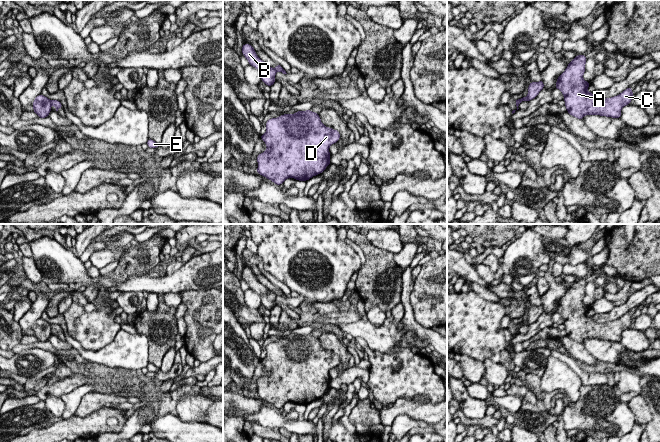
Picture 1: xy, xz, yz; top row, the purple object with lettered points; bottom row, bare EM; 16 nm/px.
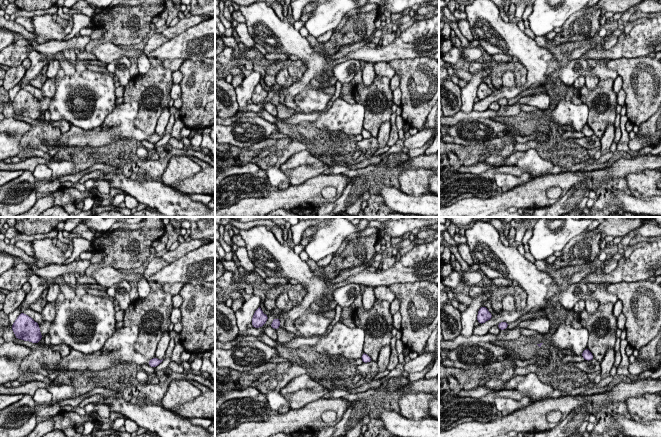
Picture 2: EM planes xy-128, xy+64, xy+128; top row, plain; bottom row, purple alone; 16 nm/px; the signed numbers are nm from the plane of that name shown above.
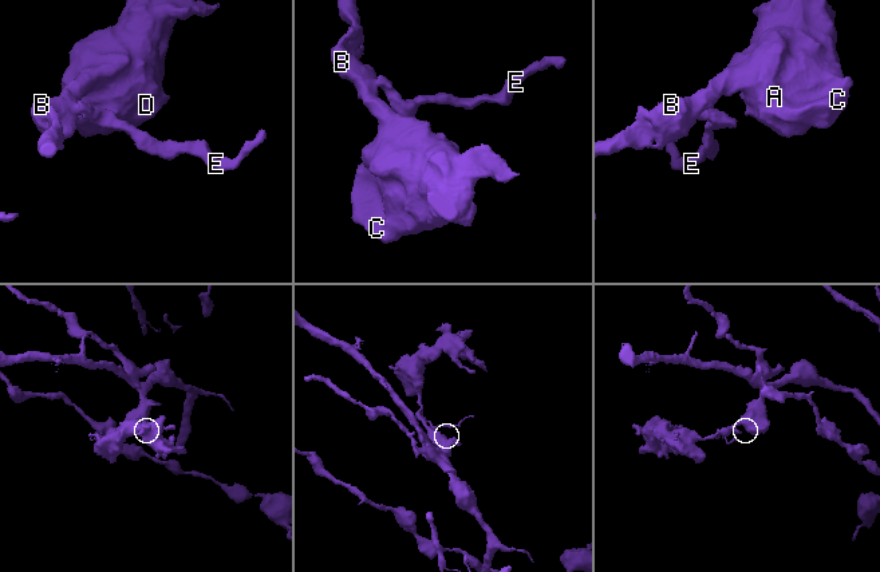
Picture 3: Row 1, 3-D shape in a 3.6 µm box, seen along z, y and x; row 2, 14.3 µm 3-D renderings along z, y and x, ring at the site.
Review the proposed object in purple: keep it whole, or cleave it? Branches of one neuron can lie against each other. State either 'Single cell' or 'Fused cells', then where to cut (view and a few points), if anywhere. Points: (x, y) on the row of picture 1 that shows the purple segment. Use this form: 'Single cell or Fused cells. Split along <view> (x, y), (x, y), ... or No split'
Fused cells. Split along xy (50, 100), (51, 105)

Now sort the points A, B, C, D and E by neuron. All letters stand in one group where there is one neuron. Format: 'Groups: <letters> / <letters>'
Groups: A B C D / E

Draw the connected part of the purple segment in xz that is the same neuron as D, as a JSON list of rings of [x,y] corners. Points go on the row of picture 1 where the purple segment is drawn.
[[[311,110],[271,118],[266,122],[266,128],[266,133],[260,137],[267,149],[257,156],[257,173],[279,186],[287,178],[307,181],[321,174],[331,164],[329,147],[340,139],[339,131],[326,127],[319,114]]]

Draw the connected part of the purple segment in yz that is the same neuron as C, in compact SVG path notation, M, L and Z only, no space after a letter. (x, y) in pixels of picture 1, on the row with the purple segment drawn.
M583 54L577 55L557 79L555 88L562 92L567 112L581 120L585 115L620 118L622 108L631 103L631 87L611 98L595 98L593 92L587 91L590 82L583 79L586 60Z

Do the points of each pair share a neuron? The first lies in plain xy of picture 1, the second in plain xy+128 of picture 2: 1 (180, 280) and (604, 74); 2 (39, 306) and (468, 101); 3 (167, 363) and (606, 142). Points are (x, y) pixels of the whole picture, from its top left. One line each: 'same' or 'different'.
1: different
2: same
3: same

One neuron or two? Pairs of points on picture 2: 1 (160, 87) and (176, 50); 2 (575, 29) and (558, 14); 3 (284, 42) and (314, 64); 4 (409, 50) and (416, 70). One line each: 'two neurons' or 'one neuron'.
1: one neuron
2: two neurons
3: one neuron
4: two neurons

